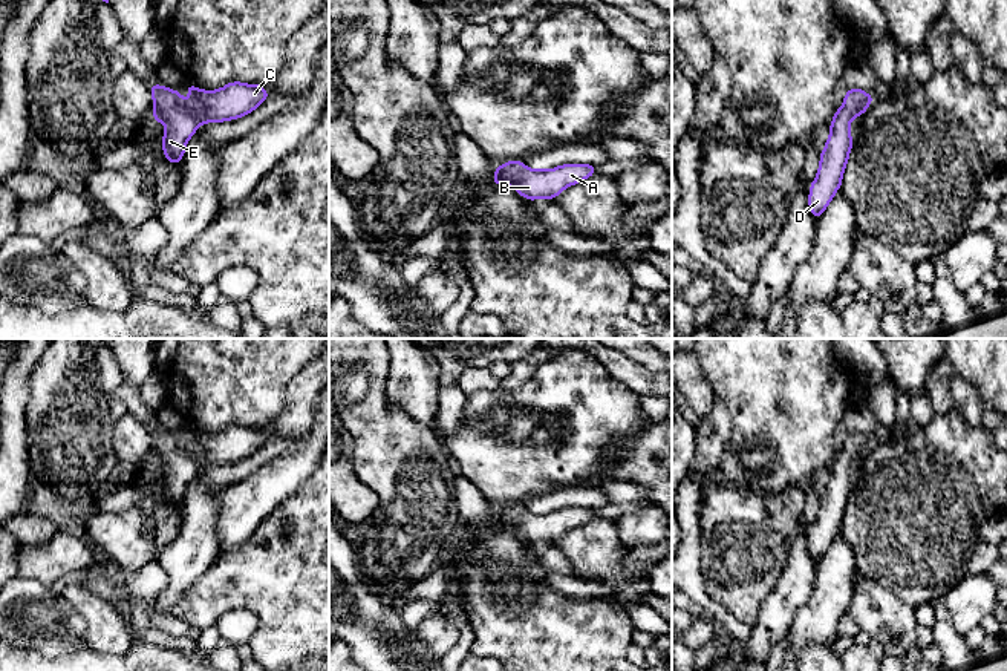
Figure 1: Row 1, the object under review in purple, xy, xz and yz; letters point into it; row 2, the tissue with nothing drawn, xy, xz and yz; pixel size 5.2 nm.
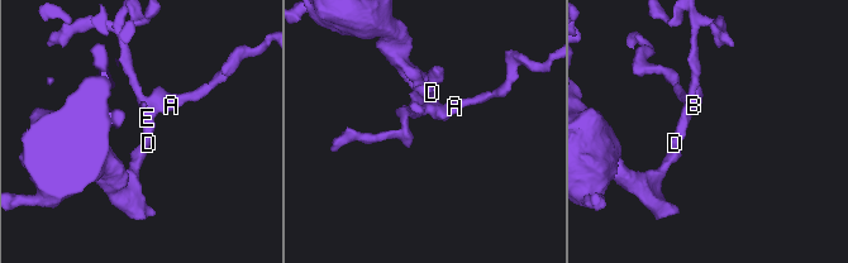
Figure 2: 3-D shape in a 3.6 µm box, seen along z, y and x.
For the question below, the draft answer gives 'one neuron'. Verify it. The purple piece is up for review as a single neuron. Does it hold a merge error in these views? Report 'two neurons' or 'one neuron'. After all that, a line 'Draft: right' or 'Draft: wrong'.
one neuron
Draft: right

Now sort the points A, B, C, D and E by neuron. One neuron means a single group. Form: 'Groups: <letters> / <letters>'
Groups: A B C D E

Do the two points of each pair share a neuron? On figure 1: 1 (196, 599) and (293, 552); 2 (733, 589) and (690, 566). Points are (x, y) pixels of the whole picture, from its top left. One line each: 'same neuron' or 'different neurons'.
1: same neuron
2: different neurons

